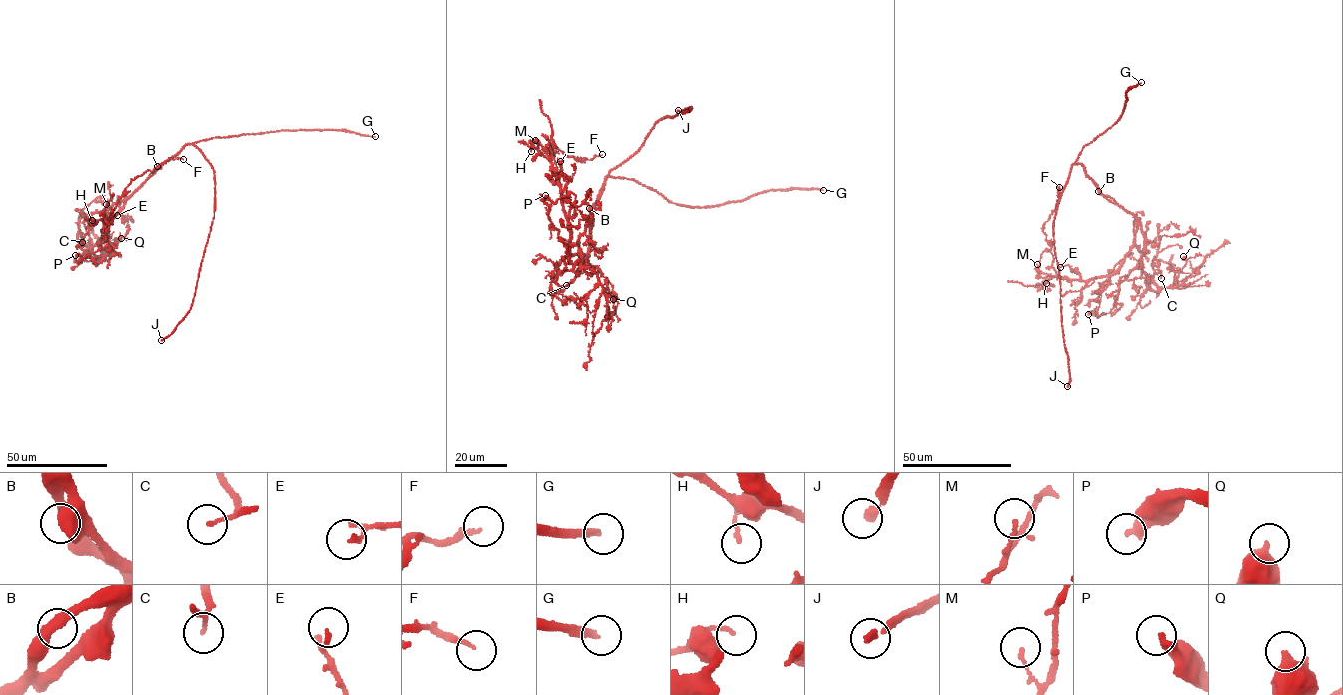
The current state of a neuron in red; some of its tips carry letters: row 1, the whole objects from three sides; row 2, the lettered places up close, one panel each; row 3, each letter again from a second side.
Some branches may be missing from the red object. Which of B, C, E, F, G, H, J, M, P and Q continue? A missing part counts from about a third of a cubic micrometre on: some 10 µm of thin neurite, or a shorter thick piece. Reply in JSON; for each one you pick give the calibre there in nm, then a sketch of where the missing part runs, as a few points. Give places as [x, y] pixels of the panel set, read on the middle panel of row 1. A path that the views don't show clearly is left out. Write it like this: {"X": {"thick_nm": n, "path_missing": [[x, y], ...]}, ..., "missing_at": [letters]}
{"G": {"thick_nm": 280}, "J": {"thick_nm": 240}, "missing_at": ["G", "J"]}

